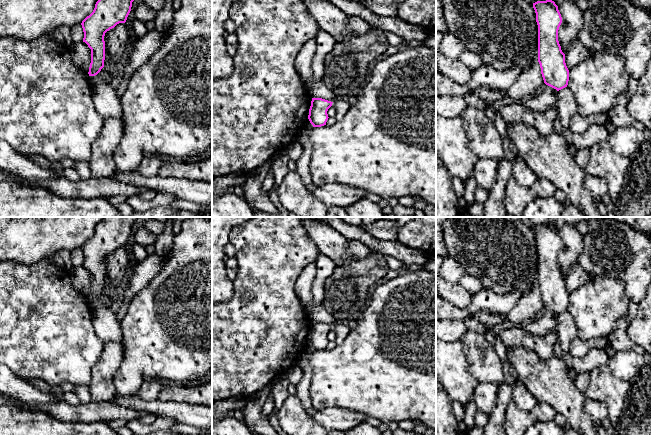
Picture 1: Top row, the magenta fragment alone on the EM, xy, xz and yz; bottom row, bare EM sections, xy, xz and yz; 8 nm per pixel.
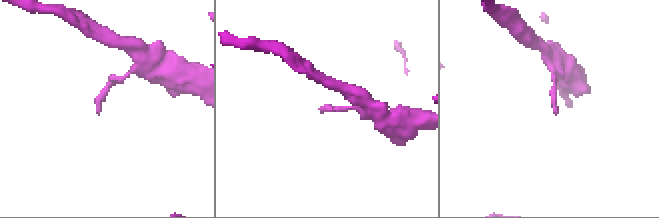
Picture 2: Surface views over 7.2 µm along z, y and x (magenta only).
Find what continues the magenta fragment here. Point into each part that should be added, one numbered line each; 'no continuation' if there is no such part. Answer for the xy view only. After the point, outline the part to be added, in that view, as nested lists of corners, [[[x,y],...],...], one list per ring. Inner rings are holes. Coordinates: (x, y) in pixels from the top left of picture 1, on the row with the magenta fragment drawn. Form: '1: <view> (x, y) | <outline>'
no continuation

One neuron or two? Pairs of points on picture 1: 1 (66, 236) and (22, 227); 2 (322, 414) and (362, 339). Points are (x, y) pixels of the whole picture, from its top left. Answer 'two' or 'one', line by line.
1: one
2: two

